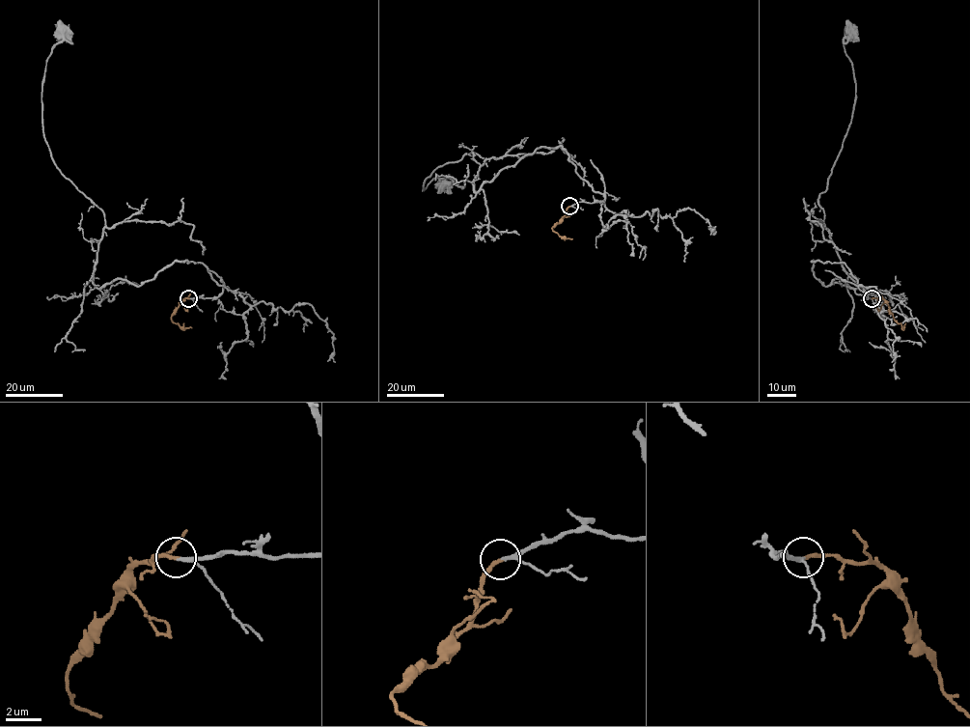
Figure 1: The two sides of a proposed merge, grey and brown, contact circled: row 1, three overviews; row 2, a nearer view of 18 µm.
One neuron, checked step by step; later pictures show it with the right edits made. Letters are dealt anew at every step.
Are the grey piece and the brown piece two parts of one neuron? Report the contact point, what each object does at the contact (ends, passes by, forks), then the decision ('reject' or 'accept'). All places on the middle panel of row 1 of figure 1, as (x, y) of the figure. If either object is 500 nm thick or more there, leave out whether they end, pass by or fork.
(569, 206) | grey passes by | brown ends | accept

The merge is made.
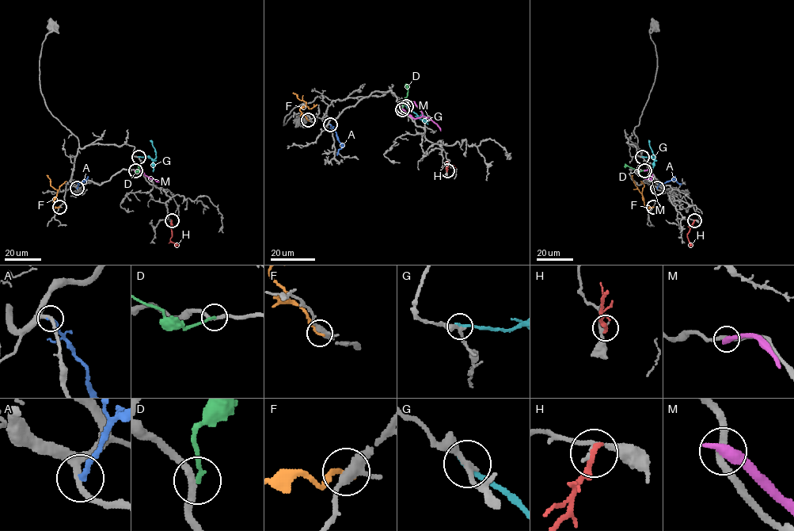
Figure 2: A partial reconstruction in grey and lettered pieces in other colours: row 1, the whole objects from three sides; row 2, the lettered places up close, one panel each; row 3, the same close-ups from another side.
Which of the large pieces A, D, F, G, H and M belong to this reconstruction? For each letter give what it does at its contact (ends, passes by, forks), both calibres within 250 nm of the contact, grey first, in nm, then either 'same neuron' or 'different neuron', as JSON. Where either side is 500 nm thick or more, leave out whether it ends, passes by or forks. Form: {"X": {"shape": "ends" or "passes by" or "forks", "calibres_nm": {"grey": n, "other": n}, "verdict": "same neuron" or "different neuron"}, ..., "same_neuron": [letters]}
{"A": {"shape": "ends", "calibres_nm": {"grey": 240, "other": 260}, "verdict": "different neuron"}, "D": {"shape": "ends", "calibres_nm": {"grey": 280, "other": 180}, "verdict": "different neuron"}, "F": {"shape": "ends", "calibres_nm": {"grey": 340, "other": 200}, "verdict": "different neuron"}, "G": {"shape": "ends", "calibres_nm": {"grey": 260, "other": 240}, "verdict": "different neuron"}, "H": {"shape": "ends", "calibres_nm": {"grey": 150, "other": 280}, "verdict": "different neuron"}, "M": {"calibres_nm": {"grey": 300, "other": 550}, "verdict": "different neuron"}, "same_neuron": []}

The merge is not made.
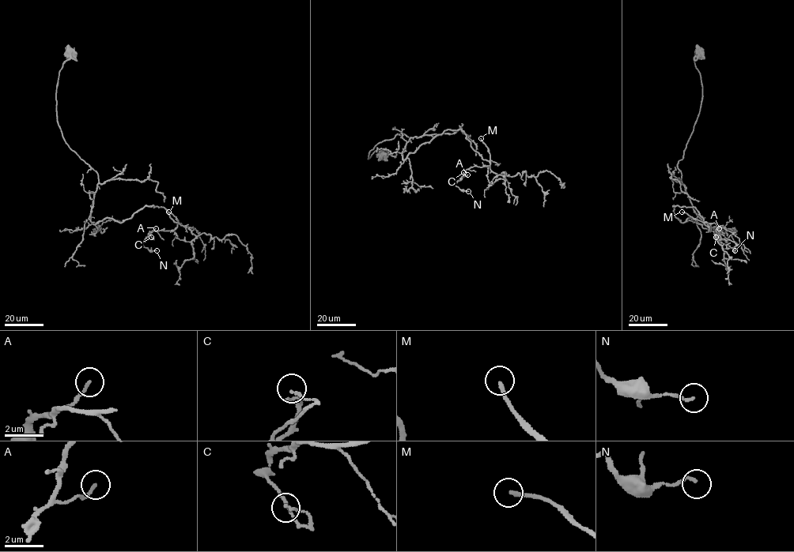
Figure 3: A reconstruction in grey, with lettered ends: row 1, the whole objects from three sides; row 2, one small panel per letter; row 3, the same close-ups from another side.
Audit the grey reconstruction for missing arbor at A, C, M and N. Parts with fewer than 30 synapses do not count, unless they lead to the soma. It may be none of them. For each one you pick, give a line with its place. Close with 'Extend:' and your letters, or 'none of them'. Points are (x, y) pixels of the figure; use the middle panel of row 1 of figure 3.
M: place (481, 138)
Extend: M

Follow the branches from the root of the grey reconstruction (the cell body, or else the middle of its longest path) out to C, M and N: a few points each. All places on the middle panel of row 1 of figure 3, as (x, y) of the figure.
C: (381, 155), (368, 158), (396, 134), (410, 137), (404, 159), (460, 129), (489, 163), (463, 172)
M: (381, 155), (368, 158), (396, 134), (410, 137), (404, 159), (444, 130), (460, 129), (489, 160), (481, 138)
N: (381, 155), (368, 158), (396, 134), (410, 137), (404, 159), (460, 129), (489, 163), (455, 184), (468, 191)

